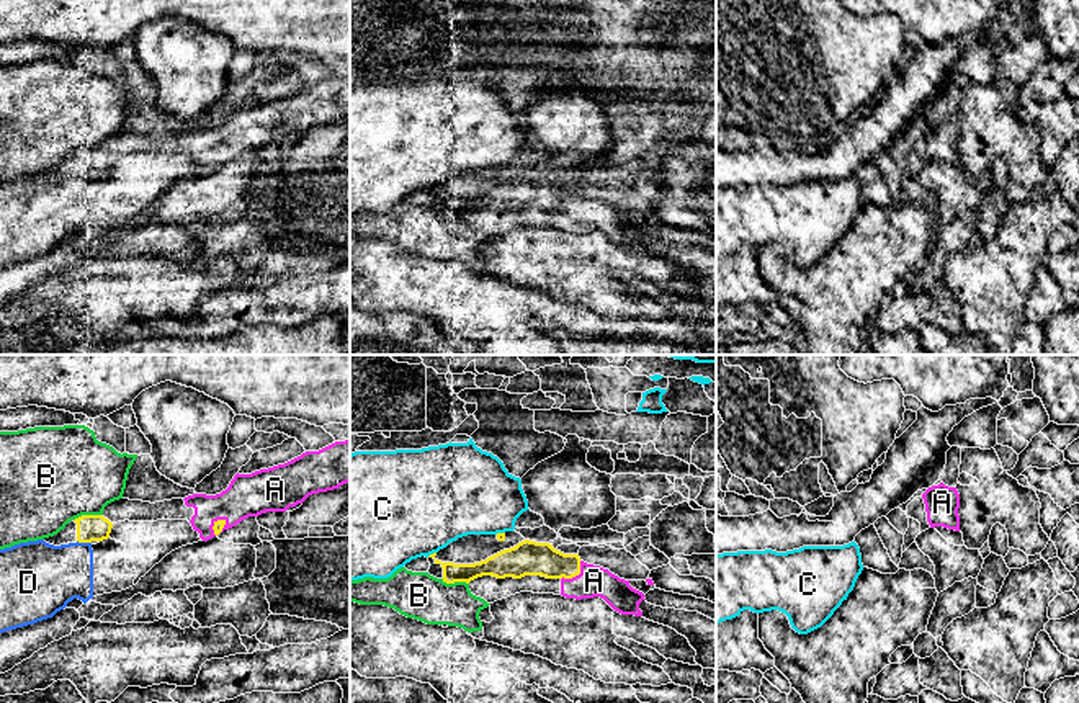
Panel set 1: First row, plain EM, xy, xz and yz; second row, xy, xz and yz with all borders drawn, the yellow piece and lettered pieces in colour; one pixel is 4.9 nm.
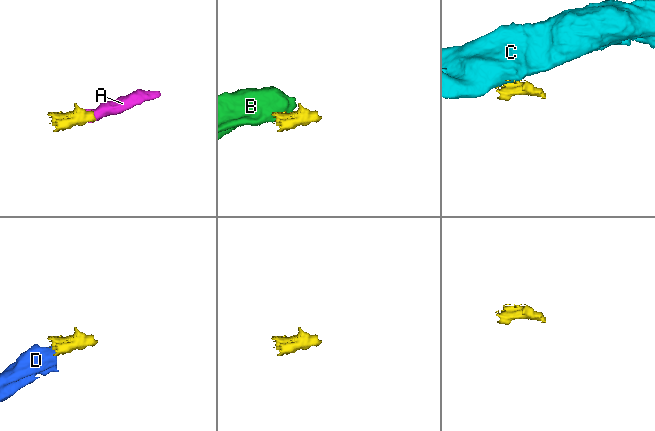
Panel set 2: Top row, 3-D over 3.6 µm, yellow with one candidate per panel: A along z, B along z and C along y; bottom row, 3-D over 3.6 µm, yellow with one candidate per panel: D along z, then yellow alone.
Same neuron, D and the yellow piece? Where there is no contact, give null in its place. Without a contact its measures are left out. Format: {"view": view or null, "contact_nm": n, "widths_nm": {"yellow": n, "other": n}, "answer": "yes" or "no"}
{"view": "xy", "contact_nm": 70, "widths_nm": {"yellow": 130, "other": 320}, "answer": "no"}

